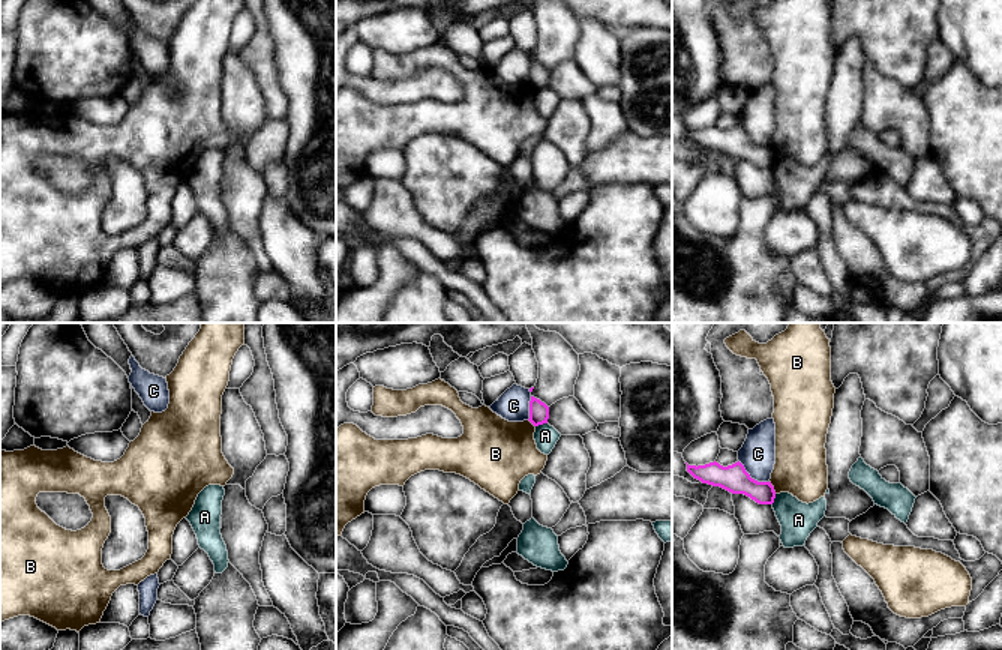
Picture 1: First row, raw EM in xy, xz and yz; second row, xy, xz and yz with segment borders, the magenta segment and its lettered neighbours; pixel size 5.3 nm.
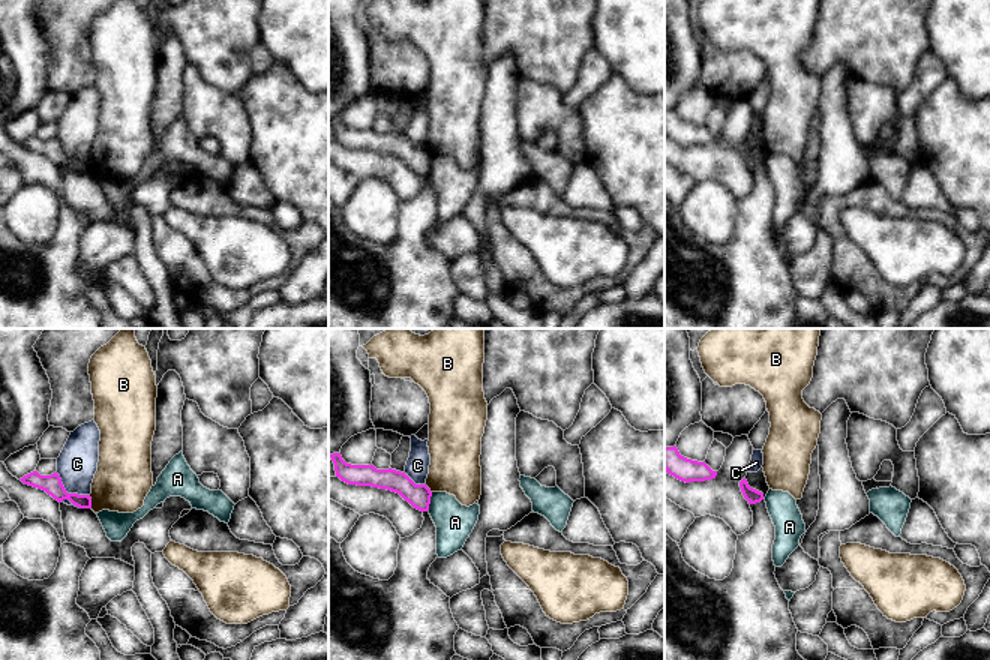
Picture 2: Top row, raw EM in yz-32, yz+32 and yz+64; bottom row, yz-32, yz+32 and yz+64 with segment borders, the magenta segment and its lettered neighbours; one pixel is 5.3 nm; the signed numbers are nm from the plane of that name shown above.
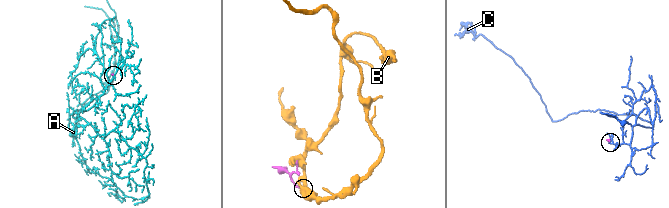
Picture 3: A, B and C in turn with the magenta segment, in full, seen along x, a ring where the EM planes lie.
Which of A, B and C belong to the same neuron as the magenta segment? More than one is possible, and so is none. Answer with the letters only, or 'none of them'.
none of them

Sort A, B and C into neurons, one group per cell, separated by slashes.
A / B / C

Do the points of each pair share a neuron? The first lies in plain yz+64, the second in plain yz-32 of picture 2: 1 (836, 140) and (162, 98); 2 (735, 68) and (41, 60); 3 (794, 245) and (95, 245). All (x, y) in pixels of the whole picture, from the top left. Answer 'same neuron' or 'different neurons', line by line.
1: same neuron
2: different neurons
3: same neuron

